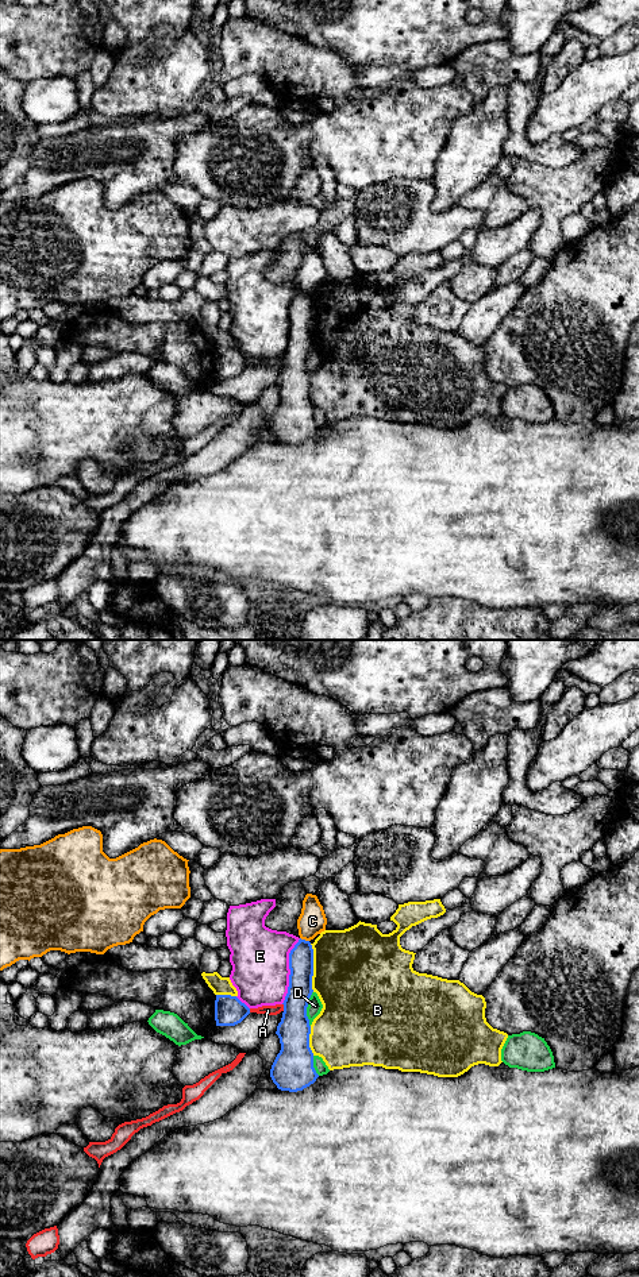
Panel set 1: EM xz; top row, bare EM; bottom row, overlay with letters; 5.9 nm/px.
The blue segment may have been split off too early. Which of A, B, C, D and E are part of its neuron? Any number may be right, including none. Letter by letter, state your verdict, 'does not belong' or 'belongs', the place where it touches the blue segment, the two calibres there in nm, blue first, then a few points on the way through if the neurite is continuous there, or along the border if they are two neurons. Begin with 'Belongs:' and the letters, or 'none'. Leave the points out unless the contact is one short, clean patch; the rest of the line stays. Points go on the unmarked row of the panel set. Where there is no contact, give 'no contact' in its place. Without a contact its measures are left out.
Belongs: none
A: does not belong | xz (284, 359) | 200/60 nm
B: does not belong | xz (312, 320) | 140/500 nm
C: does not belong | xz (304, 292) | 140/170 nm | along xz (300, 289), (308, 293)
D: does not belong | xz (305, 361) | 200/90 nm
E: does not belong | xz (291, 323) | 140/360 nm

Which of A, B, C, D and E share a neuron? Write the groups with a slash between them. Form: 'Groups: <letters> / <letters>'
Groups: A / B / C / D / E

